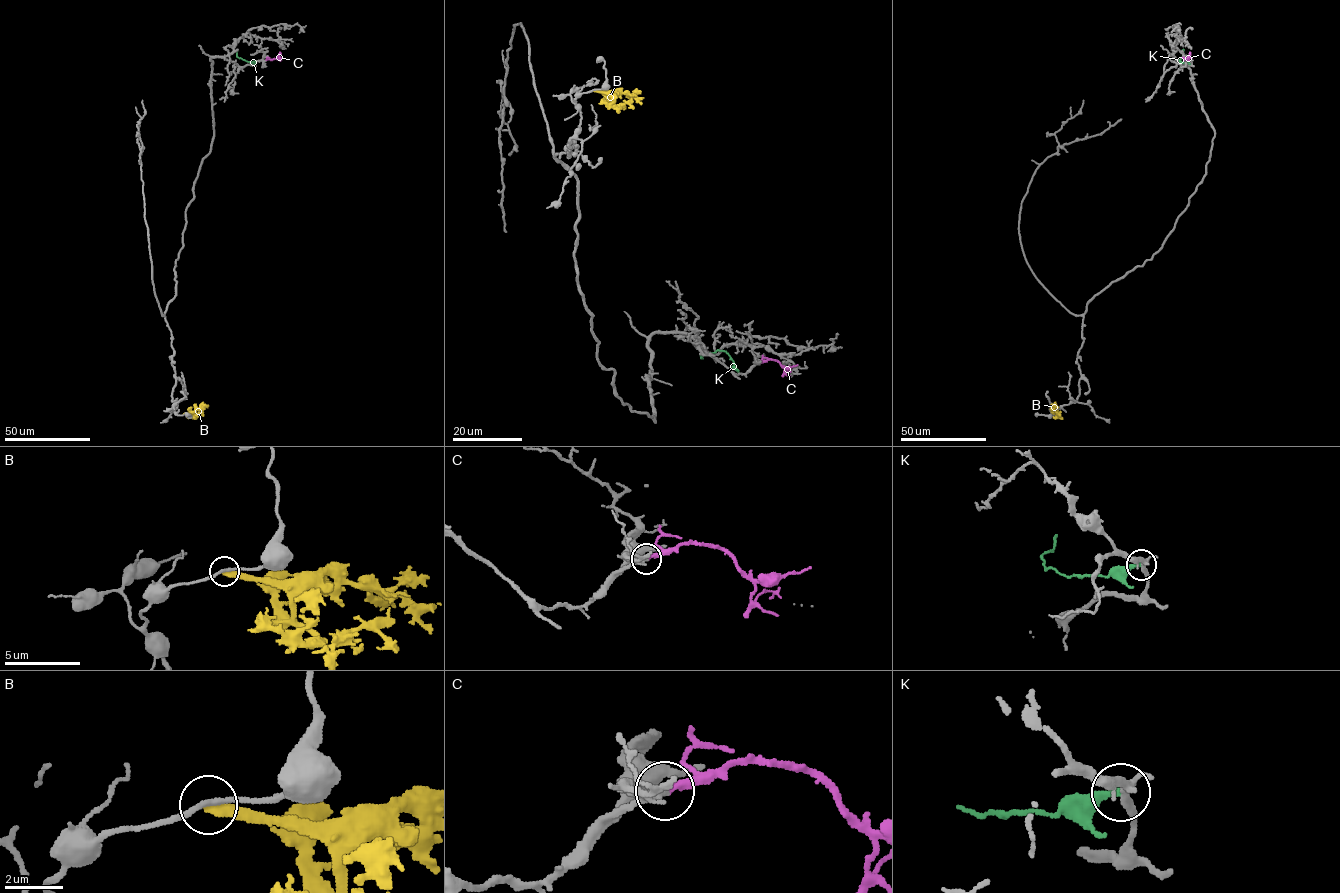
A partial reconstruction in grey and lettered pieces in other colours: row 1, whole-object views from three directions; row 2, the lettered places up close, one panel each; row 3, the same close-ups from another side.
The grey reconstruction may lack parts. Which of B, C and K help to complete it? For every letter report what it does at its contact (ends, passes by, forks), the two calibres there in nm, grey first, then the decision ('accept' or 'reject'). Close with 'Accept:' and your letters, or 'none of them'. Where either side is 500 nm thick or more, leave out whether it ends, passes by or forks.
B: it ends there; 190 nm thick on the grey side, 300 nm on the other; reject
C: it ends there; 280 nm thick on the grey side, 260 nm on the other; accept
K: it ends there; 260 nm thick on the grey side, 200 nm on the other; reject
Accept: C

